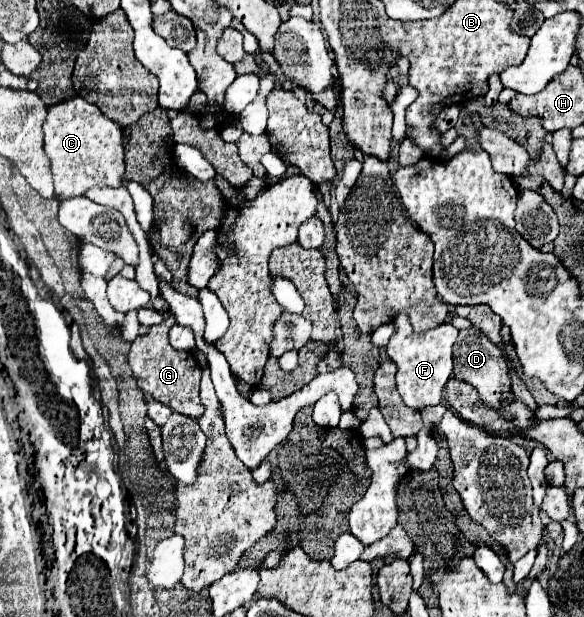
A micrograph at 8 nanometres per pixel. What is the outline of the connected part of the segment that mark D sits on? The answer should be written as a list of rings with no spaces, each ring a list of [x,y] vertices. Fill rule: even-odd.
[[[480,329],[460,331],[458,341],[454,343],[454,377],[458,381],[466,381],[476,387],[482,401],[494,411],[502,411],[502,401],[512,399],[512,377],[510,377],[510,361],[506,359],[500,345],[492,343]]]

